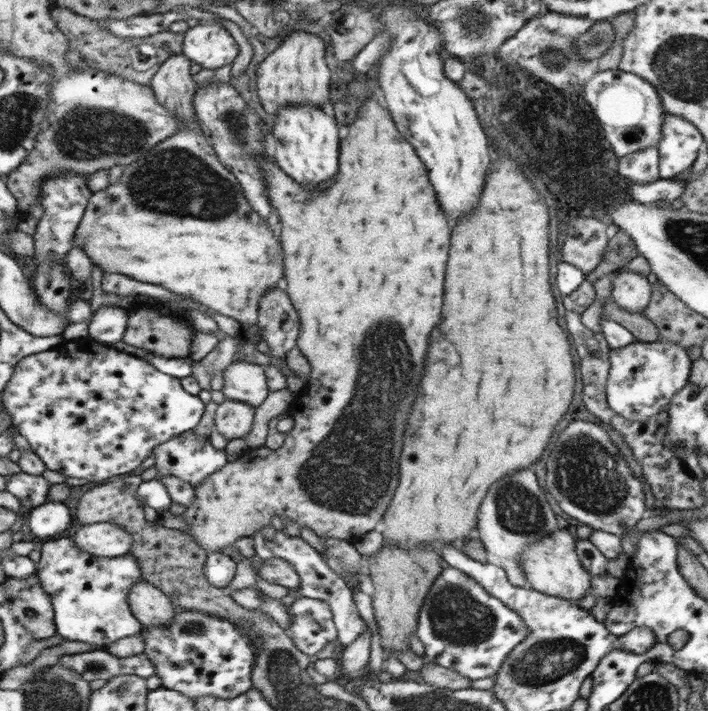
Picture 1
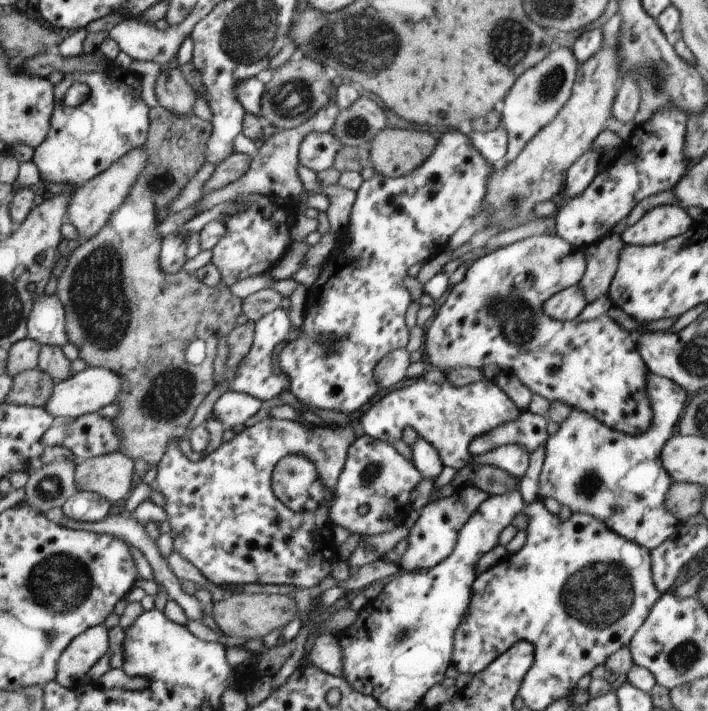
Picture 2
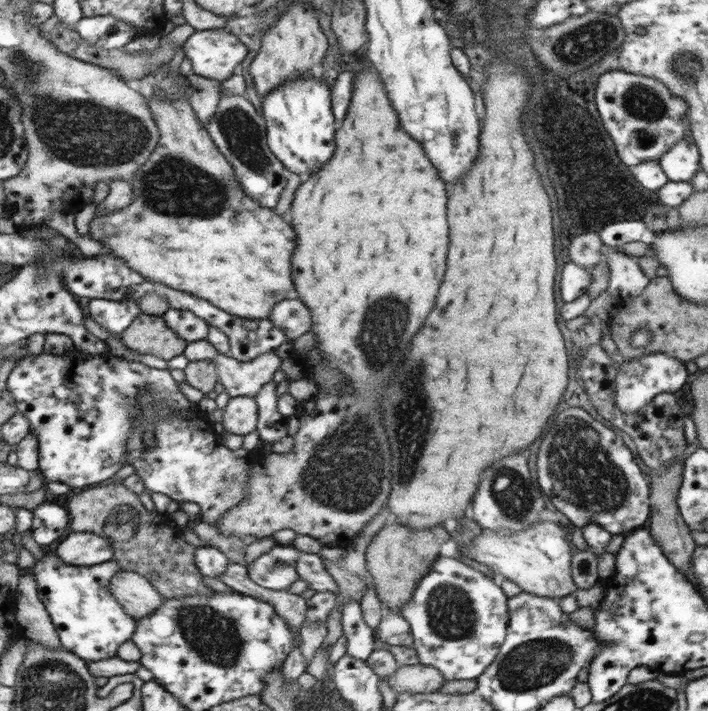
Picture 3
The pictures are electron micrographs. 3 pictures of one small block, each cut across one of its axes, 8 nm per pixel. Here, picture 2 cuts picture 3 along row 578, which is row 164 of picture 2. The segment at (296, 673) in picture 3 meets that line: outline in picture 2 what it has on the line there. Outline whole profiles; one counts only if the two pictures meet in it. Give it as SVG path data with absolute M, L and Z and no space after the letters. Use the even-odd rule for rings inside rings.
M232 152L228 158L224 159L216 167L210 180L207 180L204 188L205 193L224 188L230 183L235 183L249 171L252 161L253 157L249 154Z

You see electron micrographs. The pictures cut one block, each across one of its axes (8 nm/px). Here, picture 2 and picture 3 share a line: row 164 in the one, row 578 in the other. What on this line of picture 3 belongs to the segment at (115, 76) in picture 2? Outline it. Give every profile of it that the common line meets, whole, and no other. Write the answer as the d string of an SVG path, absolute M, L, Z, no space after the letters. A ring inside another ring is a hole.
M57 552L48 553L36 564L35 571L39 595L51 612L63 646L84 657L87 662L117 656L119 647L135 635L136 620L124 612L123 605L111 591L112 579L122 571L117 558L92 567L76 567L62 561Z

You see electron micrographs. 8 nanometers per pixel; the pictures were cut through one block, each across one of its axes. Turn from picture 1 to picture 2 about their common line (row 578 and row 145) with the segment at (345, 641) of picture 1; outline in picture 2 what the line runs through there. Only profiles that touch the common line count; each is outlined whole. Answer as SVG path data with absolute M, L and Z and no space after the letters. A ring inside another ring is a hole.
M332 131L307 134L299 146L299 164L315 173L326 170L333 166L342 147L341 140Z

